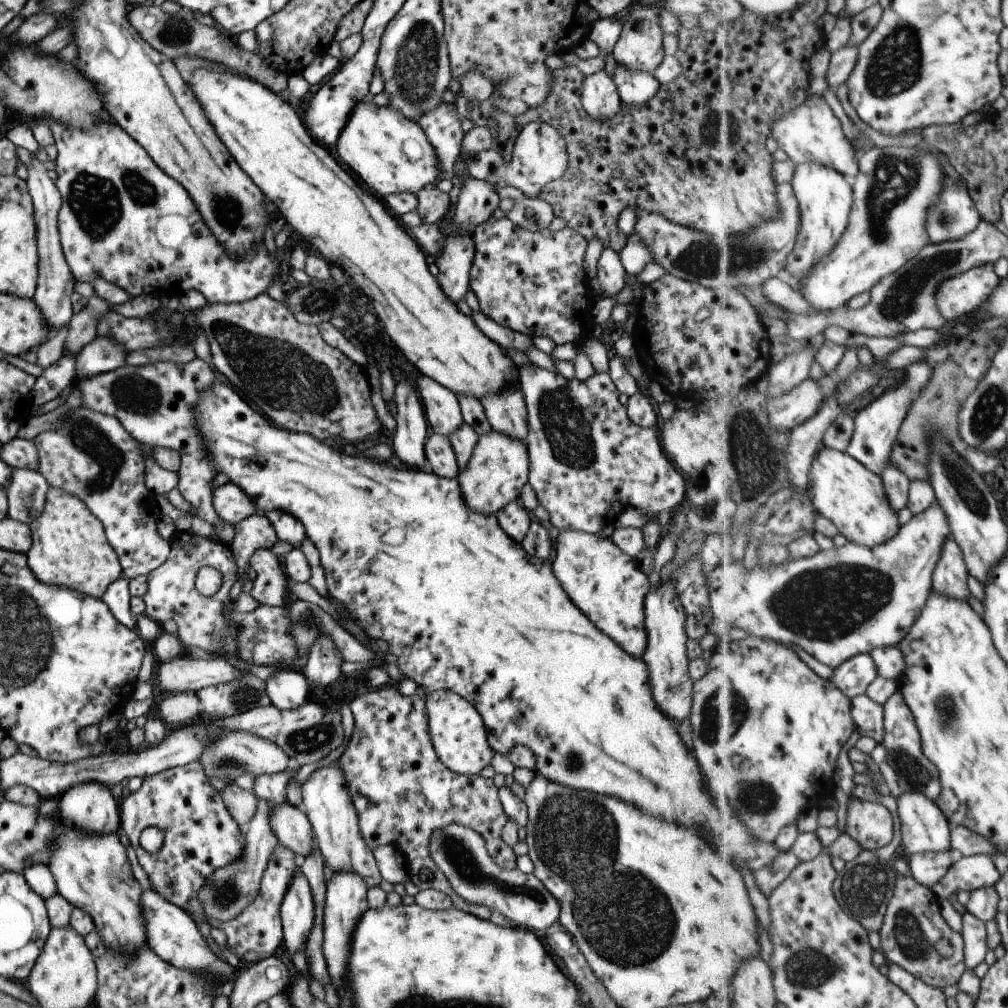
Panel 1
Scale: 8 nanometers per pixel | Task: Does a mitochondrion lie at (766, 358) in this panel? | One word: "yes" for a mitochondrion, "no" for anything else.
no

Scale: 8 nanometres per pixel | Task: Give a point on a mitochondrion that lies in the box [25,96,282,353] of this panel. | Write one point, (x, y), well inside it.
(95, 209)

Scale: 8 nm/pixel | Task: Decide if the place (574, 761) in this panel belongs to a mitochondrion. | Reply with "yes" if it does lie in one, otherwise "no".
yes

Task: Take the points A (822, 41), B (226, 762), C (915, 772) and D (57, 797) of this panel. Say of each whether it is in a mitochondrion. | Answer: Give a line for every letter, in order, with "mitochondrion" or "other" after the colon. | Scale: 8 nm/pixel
A: other
B: mitochondrion
C: mitochondrion
D: other

